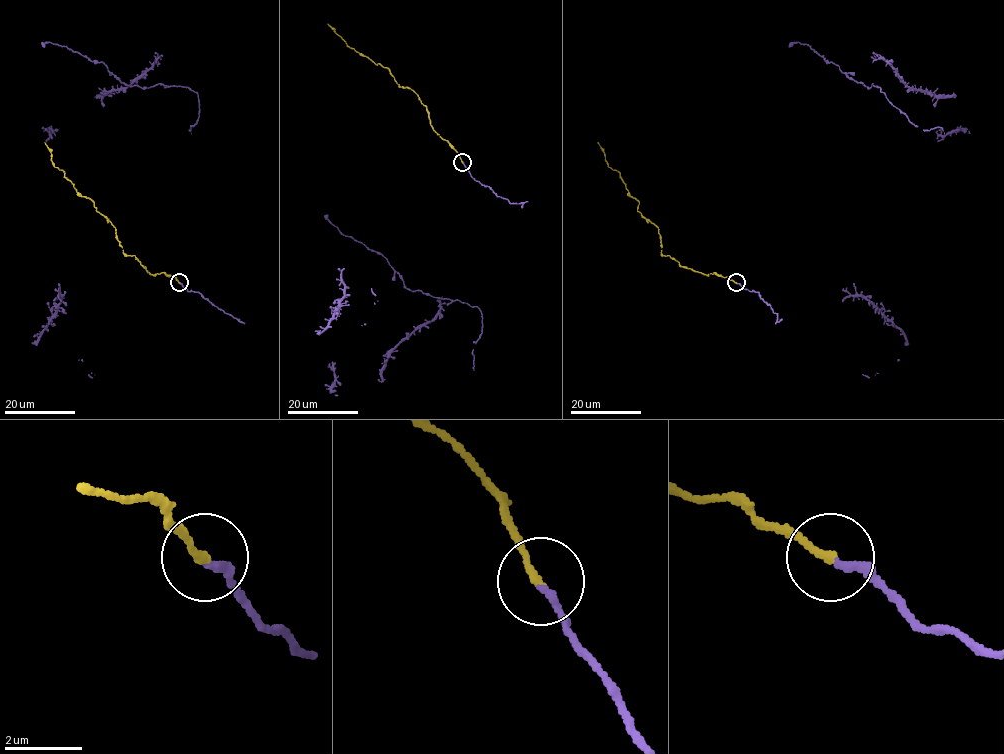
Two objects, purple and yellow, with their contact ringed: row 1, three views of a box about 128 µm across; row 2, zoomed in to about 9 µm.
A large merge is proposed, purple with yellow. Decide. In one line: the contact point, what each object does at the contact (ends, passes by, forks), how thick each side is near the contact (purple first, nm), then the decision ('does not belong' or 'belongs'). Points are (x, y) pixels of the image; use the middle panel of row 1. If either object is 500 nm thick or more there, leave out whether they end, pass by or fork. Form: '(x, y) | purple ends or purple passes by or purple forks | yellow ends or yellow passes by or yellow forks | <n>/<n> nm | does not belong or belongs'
(462, 162) | purple ends | yellow ends | 190/200 nm | belongs

